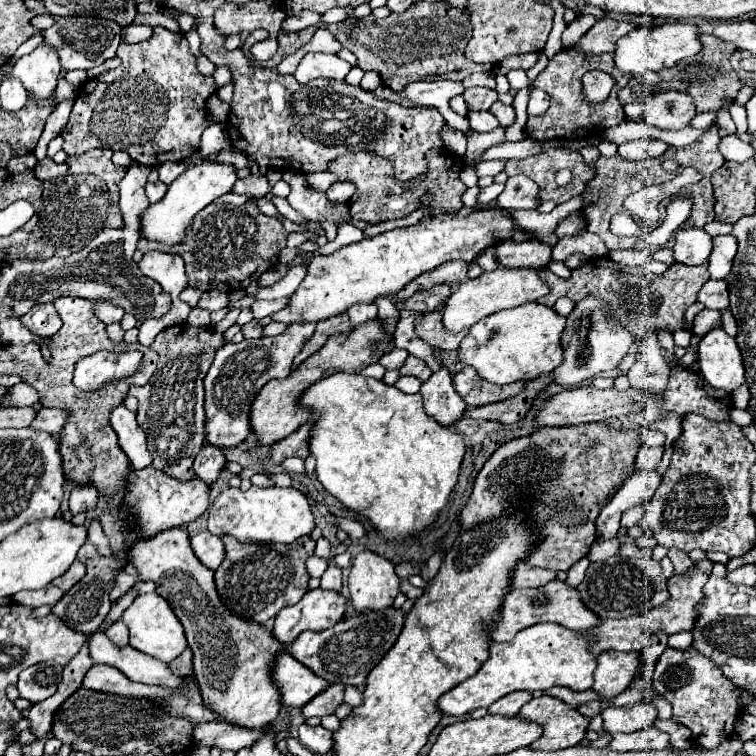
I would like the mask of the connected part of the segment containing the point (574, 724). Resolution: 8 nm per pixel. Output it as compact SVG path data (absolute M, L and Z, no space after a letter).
M548 695L526 703L520 711L520 717L544 727L542 737L530 745L530 749L538 751L554 751L578 745L586 737L590 723L590 717L578 713L576 707Z

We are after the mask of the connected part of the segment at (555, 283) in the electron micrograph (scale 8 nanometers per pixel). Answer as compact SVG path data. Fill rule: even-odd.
M592 257L586 265L574 271L568 281L556 277L548 269L540 271L540 275L550 285L550 293L542 297L538 303L552 307L560 297L578 301L586 293L598 295L600 299L606 299L610 303L610 309L614 309L618 323L622 323L628 331L634 331L634 335L638 335L638 341L644 337L648 327L670 329L670 331L684 327L684 311L696 301L698 291L710 279L706 265L690 267L690 265L678 263L678 265L672 265L664 275L654 275L654 273L646 275L644 267L624 267L620 263L614 263L608 257ZM654 311L658 311L658 315L654 315Z

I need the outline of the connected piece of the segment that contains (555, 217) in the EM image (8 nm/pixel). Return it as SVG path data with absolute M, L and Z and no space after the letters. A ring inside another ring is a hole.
M578 195L562 205L558 205L554 211L550 213L540 213L540 211L510 211L518 223L518 227L530 235L532 239L546 243L550 247L554 247L558 243L558 237L554 233L554 227L568 217L572 211L578 211L578 205L584 205L584 199Z

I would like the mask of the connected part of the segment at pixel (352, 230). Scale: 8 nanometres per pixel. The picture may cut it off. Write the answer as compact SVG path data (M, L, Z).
M342 223L342 225L338 225L338 235L336 235L336 239L332 243L326 243L324 247L320 247L316 251L310 251L310 253L298 251L296 257L304 257L304 265L308 265L318 255L332 255L334 251L342 249L344 245L350 245L350 243L356 243L356 241L362 241L363 239L362 229L358 229L358 227L350 225L350 223Z

